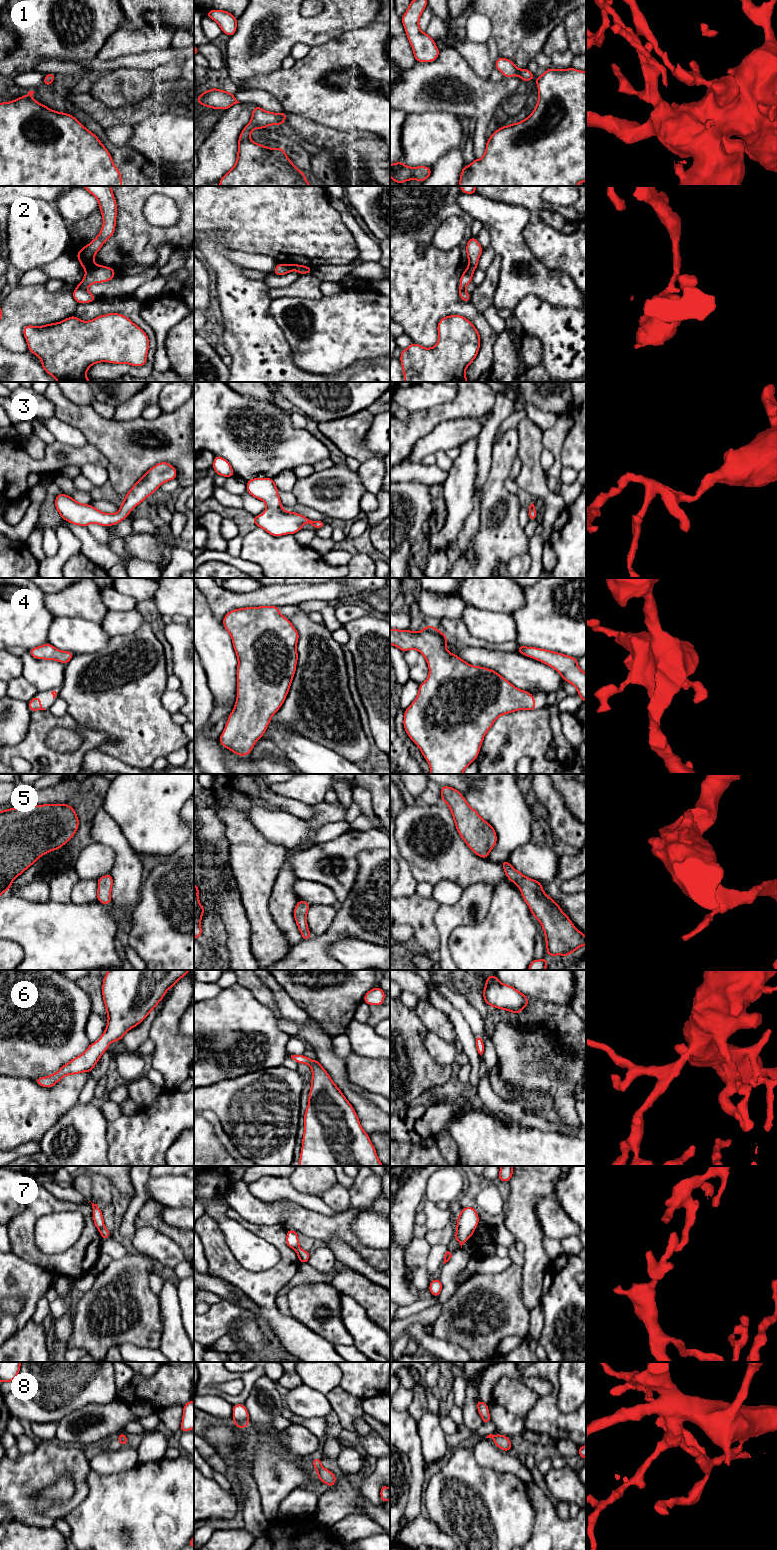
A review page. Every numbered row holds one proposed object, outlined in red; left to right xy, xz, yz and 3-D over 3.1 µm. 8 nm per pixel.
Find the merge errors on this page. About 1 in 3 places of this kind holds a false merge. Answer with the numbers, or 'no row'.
2, 7

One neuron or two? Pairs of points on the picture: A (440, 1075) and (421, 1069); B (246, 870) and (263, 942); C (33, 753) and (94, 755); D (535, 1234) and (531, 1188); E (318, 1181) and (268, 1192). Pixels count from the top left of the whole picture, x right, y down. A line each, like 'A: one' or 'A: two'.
A: one
B: one
C: two
D: one
E: two

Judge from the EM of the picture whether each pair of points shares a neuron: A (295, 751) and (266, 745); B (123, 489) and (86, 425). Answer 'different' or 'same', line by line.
A: different
B: same

